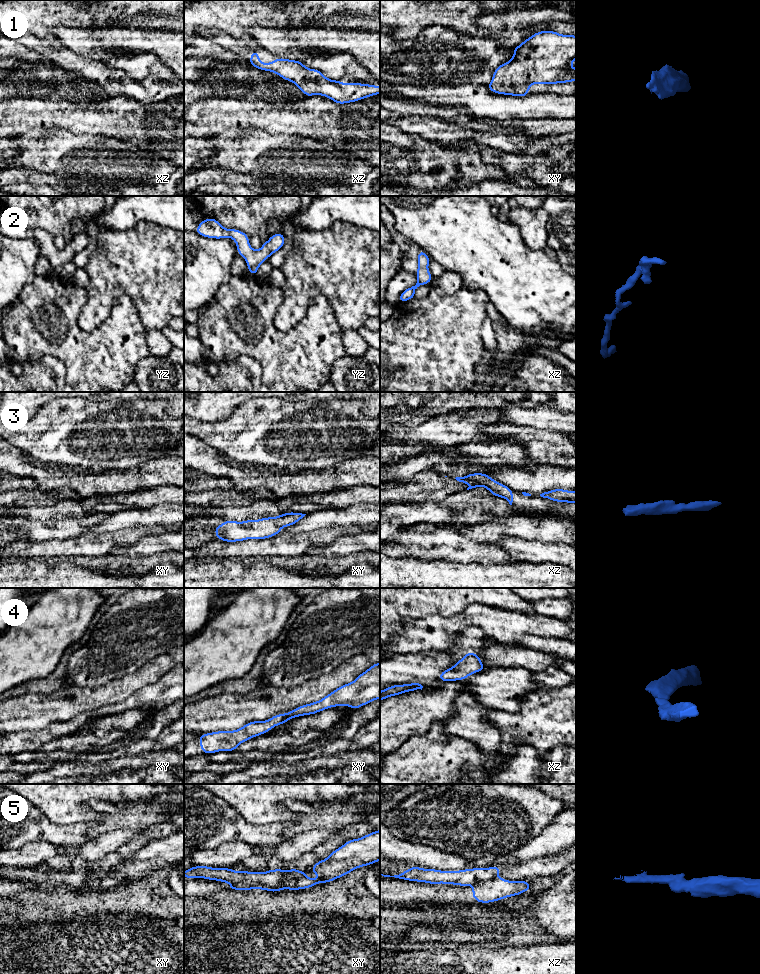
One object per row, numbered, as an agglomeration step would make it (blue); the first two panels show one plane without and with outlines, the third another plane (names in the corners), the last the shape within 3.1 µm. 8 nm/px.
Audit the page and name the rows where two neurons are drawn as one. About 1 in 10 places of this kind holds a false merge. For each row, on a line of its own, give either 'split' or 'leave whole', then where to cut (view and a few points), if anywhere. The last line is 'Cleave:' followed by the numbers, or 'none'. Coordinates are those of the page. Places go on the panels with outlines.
1: leave whole | no cut
2: leave whole | no cut
3: leave whole | no cut
4: leave whole | no cut
5: split | xz (496, 877), (490, 880), (479, 881), (474, 885)
Cleave: 5

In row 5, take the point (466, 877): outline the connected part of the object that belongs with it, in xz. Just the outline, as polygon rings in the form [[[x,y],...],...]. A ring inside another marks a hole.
[[[412,866],[410,869],[399,875],[383,875],[384,877],[395,877],[402,880],[424,882],[429,884],[452,884],[458,886],[475,885],[482,881],[497,878],[500,866],[491,866],[490,868],[473,868],[458,871],[442,871],[436,869],[425,869]]]

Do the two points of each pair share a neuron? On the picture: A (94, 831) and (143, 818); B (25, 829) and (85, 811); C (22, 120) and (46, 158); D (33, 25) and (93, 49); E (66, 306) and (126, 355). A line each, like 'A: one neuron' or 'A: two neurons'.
A: one neuron
B: two neurons
C: two neurons
D: two neurons
E: one neuron

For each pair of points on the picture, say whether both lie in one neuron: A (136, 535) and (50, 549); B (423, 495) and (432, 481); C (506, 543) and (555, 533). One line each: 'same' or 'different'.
A: same
B: same
C: different

